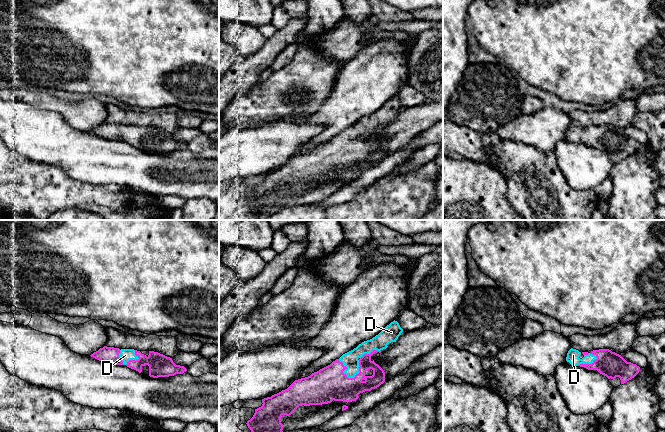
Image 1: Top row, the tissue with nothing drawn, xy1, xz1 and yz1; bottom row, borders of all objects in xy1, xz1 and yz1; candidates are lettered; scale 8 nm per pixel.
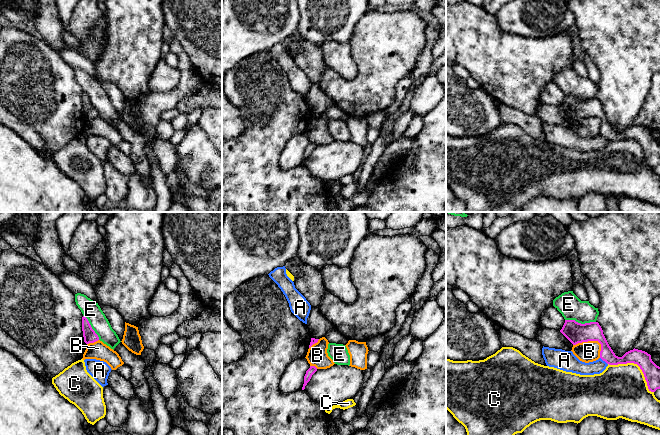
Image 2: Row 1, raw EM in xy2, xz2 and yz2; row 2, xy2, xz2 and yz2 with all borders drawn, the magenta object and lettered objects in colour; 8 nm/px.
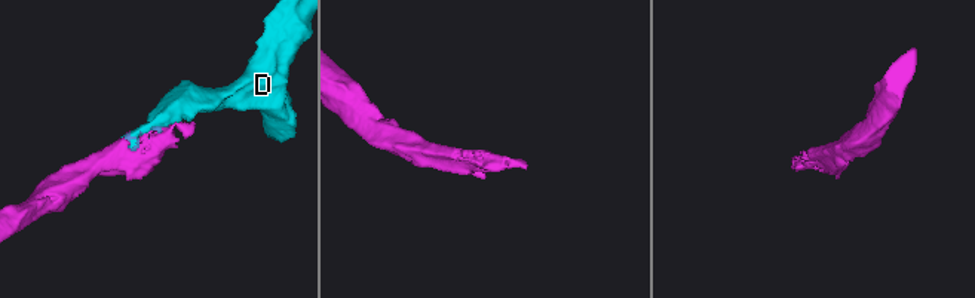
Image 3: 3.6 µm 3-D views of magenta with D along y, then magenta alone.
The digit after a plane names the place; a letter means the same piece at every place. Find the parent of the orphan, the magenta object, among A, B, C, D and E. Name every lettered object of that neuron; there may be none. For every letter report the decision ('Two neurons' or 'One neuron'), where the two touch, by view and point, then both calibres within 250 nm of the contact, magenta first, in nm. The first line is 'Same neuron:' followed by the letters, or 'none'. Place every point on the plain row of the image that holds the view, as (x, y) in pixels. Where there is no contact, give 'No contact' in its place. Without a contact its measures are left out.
Same neuron: D
A: Two neurons. Touches magenta at yz2 (604, 136). Thickness 140 nm (magenta) against 120 nm
B: Two neurons. Touches magenta at yz2 (593, 116). Thickness 170 nm (magenta) against 160 nm
C: Two neurons. Touches magenta at yz2 (637, 140). Thickness 140 nm (magenta) against 420 nm
D: One neuron. Touches magenta at xz1 (345, 150). Thickness 280 nm (magenta) against 130 nm
E: Two neurons. Touches magenta at yz2 (580, 99). Thickness 170 nm (magenta) against 190 nm

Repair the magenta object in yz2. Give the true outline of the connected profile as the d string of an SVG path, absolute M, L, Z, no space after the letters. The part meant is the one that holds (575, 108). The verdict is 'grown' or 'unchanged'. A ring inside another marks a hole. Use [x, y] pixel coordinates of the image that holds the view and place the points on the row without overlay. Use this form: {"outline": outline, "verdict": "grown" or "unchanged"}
{"outline": "M565 96L560 108L573 120L598 117L601 120L600 134L609 141L637 140L642 146L649 167L660 165L660 143L651 135L651 131L645 127L633 125L622 133L615 131L609 122L601 102L598 98L581 100L575 96Z", "verdict": "unchanged"}

